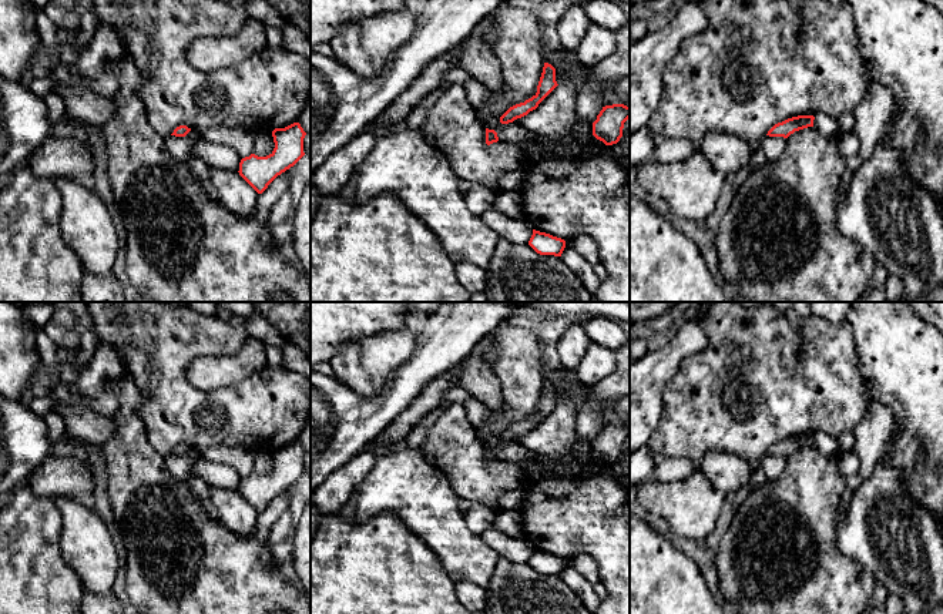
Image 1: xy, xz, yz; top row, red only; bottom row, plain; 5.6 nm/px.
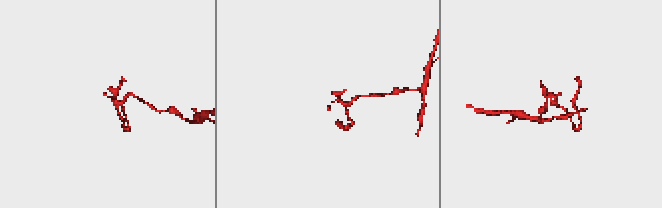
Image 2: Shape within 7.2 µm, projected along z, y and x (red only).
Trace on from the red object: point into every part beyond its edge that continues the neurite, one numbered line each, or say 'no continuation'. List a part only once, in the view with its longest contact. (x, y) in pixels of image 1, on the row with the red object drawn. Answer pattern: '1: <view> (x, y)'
no continuation

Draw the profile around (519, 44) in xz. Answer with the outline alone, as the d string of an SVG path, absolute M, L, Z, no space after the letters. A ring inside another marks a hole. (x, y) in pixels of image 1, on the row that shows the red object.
M503 3L491 16L484 17L477 26L477 30L481 31L489 28L496 31L496 41L493 43L491 50L501 64L504 88L497 93L487 90L487 111L484 114L476 111L483 127L486 127L486 118L489 115L500 118L510 107L536 95L544 67L543 50L546 47L541 21L537 16L521 7L511 7L507 3Z

